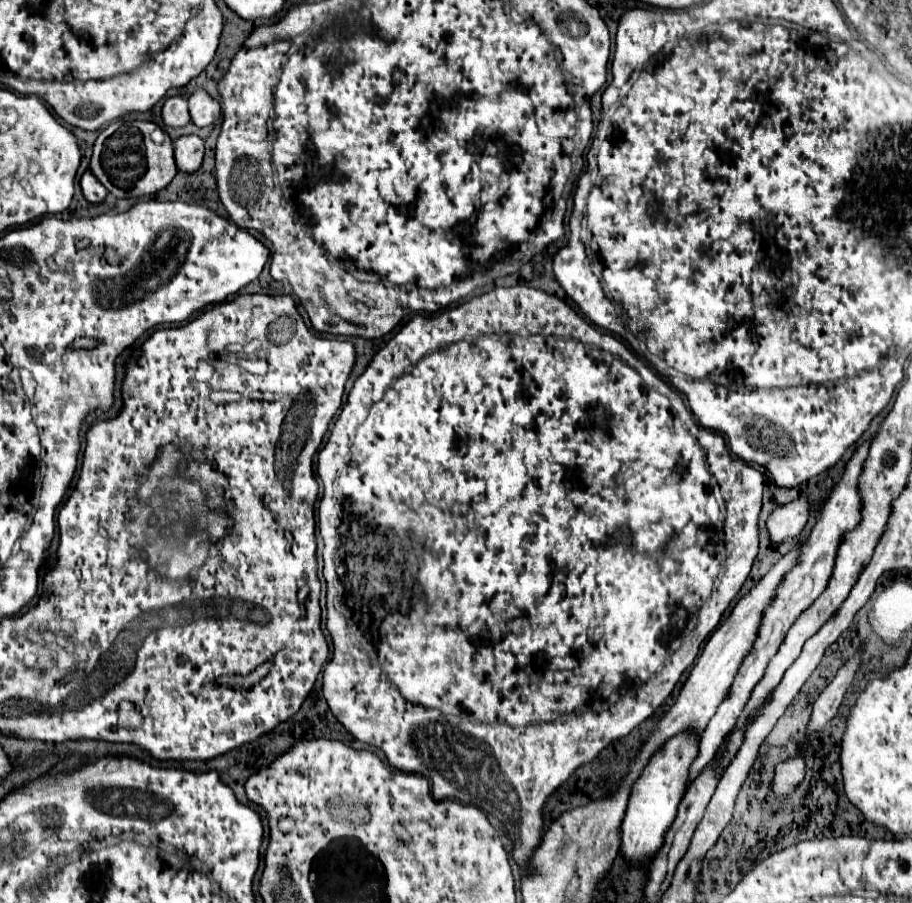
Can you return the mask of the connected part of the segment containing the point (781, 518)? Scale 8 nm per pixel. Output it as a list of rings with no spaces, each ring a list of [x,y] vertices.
[[[801,495],[799,499],[783,507],[777,507],[767,521],[769,539],[773,543],[783,543],[785,539],[799,537],[809,517],[811,517],[811,501],[807,495]]]

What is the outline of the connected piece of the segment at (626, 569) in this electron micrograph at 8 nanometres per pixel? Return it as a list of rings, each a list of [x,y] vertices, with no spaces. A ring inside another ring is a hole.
[[[525,285],[499,287],[481,297],[475,297],[471,301],[463,301],[455,307],[449,307],[441,313],[433,313],[431,317],[415,315],[407,325],[403,325],[401,331],[371,359],[367,369],[353,383],[353,387],[347,395],[347,403],[341,409],[341,415],[337,417],[337,421],[333,425],[331,437],[329,437],[327,445],[323,447],[323,451],[319,451],[317,473],[323,481],[323,499],[319,503],[319,529],[321,529],[321,537],[325,541],[323,575],[327,581],[327,631],[333,641],[333,659],[331,659],[331,663],[327,663],[327,667],[323,671],[323,697],[327,699],[329,709],[337,717],[337,721],[355,739],[359,739],[365,745],[371,745],[375,749],[381,749],[391,767],[407,771],[407,773],[417,773],[417,775],[423,775],[425,779],[429,779],[431,793],[435,799],[459,799],[463,803],[475,803],[483,811],[495,815],[505,825],[505,829],[513,841],[513,859],[517,861],[521,875],[527,875],[527,871],[531,871],[531,855],[533,855],[535,847],[539,847],[539,839],[543,837],[543,805],[545,805],[547,797],[555,789],[559,789],[571,775],[575,775],[575,771],[579,767],[591,763],[605,747],[609,747],[611,743],[629,735],[639,723],[643,723],[647,717],[651,717],[657,711],[657,707],[661,707],[665,703],[665,699],[671,695],[679,677],[693,665],[693,661],[701,649],[701,643],[717,627],[725,609],[741,591],[741,587],[751,571],[751,565],[757,557],[757,549],[759,549],[757,521],[759,521],[761,497],[763,497],[763,475],[755,467],[735,461],[725,445],[725,439],[717,431],[699,427],[687,409],[685,409],[685,415],[681,415],[683,399],[675,391],[673,391],[673,399],[661,395],[657,389],[649,387],[643,381],[641,373],[645,373],[649,377],[657,377],[657,375],[649,373],[649,369],[641,363],[639,357],[635,357],[625,347],[625,343],[611,337],[611,333],[605,333],[599,327],[587,323],[563,299],[549,295],[541,289],[525,287]],[[557,337],[577,337],[577,343],[573,339],[561,341]]]

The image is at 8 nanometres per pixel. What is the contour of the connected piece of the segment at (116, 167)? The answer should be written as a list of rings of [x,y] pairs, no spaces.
[[[117,119],[101,131],[93,145],[91,173],[105,185],[105,189],[117,199],[135,199],[161,191],[171,183],[177,173],[173,159],[173,143],[155,143],[151,133],[157,129],[149,121]]]

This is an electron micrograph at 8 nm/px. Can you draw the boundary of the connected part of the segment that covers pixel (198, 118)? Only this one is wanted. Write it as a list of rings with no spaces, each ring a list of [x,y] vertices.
[[[197,89],[189,97],[189,115],[191,123],[195,123],[197,127],[211,127],[221,115],[219,103],[213,101],[203,89]]]

